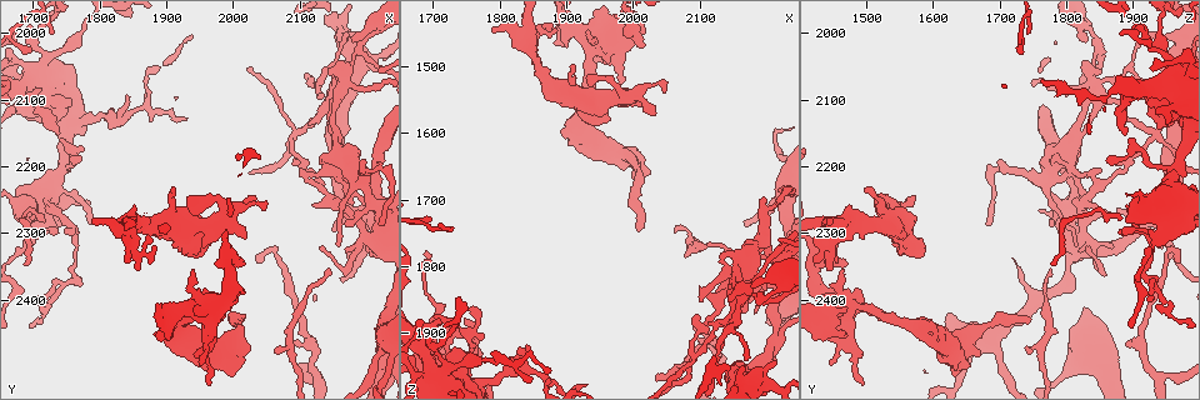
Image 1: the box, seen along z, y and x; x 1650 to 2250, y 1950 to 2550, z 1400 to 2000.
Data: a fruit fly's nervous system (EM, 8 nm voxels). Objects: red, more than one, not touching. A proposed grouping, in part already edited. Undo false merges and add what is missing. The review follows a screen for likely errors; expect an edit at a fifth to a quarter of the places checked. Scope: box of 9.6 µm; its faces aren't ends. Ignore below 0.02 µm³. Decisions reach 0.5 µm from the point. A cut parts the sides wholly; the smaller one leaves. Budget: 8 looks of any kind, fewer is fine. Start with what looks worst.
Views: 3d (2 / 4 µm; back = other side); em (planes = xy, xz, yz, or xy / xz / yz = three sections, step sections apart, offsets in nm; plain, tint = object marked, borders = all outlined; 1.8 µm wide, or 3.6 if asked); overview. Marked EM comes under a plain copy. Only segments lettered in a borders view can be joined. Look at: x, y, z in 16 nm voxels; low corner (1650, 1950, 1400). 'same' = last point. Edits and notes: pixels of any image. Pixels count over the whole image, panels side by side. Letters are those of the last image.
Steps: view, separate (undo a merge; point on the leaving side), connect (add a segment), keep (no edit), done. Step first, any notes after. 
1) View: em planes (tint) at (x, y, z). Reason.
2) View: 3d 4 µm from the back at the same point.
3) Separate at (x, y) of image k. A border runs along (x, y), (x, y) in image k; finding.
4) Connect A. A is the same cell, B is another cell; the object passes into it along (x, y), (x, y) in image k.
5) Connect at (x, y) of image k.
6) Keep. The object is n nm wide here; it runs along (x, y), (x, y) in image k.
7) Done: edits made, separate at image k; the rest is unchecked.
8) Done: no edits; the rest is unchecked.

View: em xz step 16 (tint) at (2165, 2080, 1845).

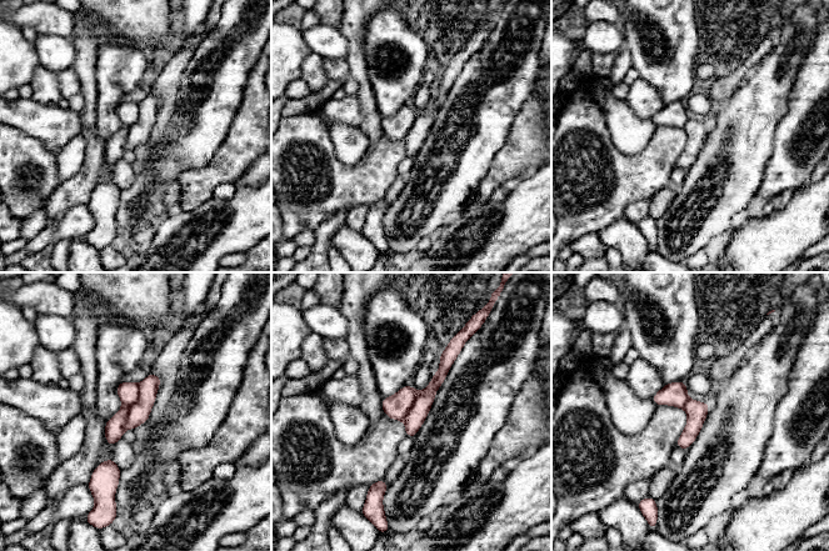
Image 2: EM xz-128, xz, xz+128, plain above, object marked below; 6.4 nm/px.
View: em xz step 16 (borders) at the same point.

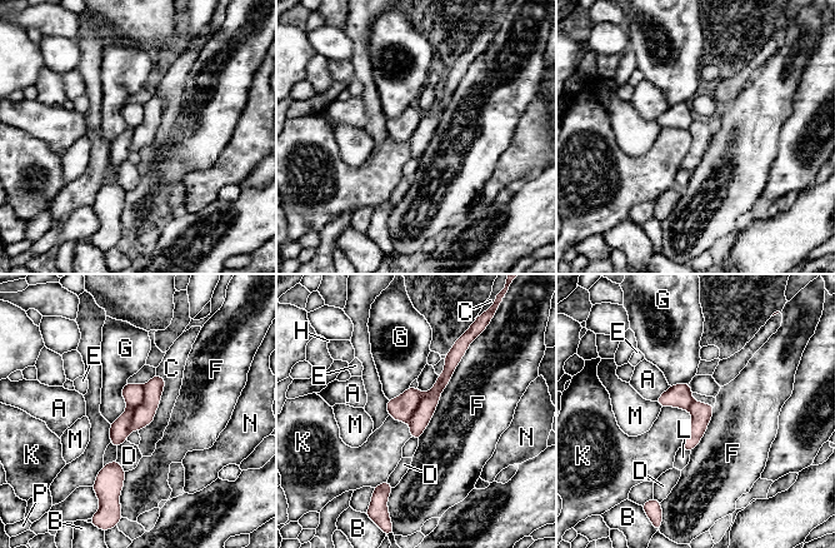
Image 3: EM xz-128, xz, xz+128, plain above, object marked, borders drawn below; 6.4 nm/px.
Separate at (144, 414) of image 3. The object is 140 nm wide here; the longest contact is with F, 700 nm; A, B, C, D, E, F, G, H, K, L, M, N and P are other cells; a second neuron is stuck on.

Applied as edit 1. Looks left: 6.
View: overview. Redraw.

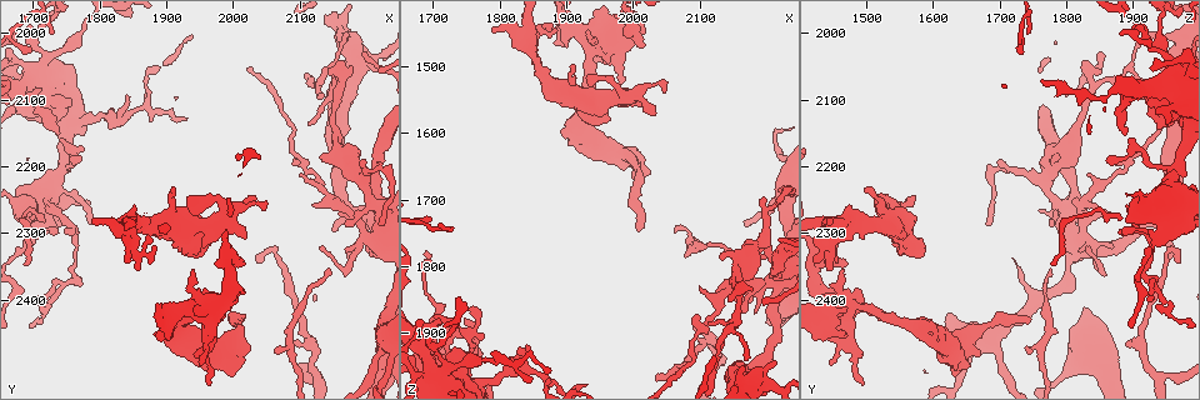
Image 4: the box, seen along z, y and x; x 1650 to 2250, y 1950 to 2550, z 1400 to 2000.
View: em planes (borders) at (1880, 2450, 1470). Stops while still wide.

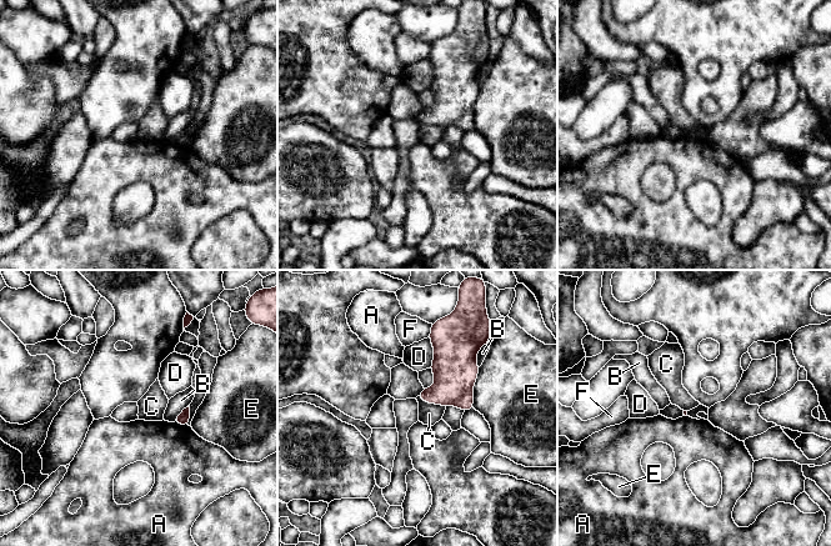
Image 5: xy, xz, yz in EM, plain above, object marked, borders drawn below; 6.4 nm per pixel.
Keep. The longest contact is with E, 280 nm; A, B, C, D, E and F are other cells; a border runs along (417, 396), (445, 407) in image 5; no lettered segment goes on from it.

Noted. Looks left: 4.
View: 3d 2 µm at (2010, 2425, 1745). Thin end.

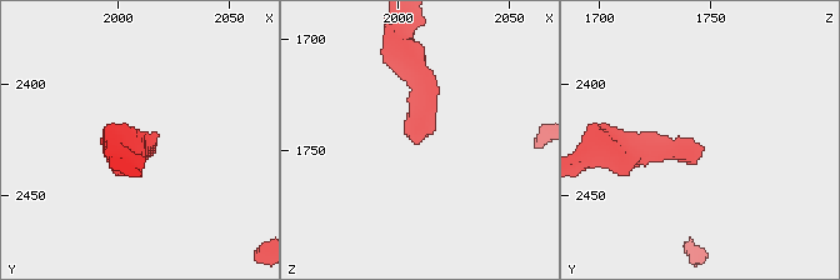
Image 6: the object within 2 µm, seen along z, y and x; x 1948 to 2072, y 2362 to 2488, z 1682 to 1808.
View: em 3.6 µm planes (borders) at (2008, 2429, 1746). Now the EM.

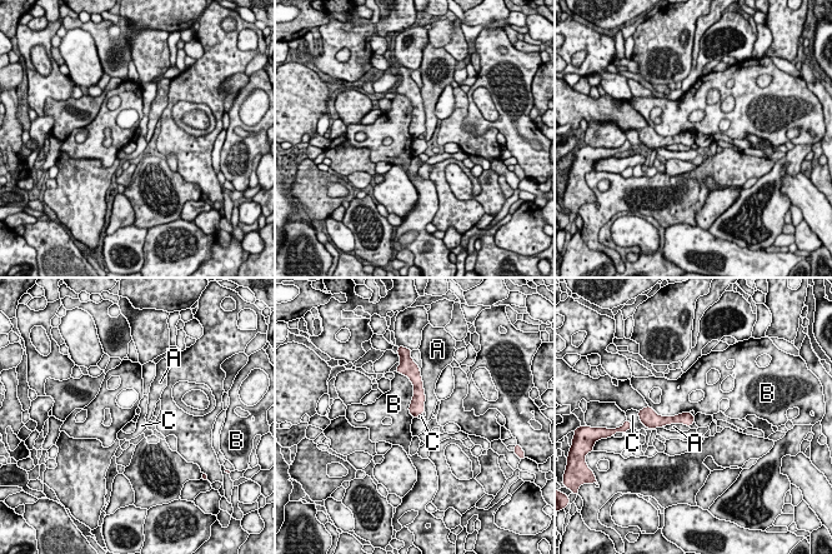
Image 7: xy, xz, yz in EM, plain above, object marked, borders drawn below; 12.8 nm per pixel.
Keep. The longest contact is with B, 550 nm; A, B and C are other cells; a border runs along (405, 375), (412, 385), (412, 418) in image 7; no lettered segment goes on from it.

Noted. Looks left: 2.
Done: edits made, separate at image 3; the rest is unchecked.

